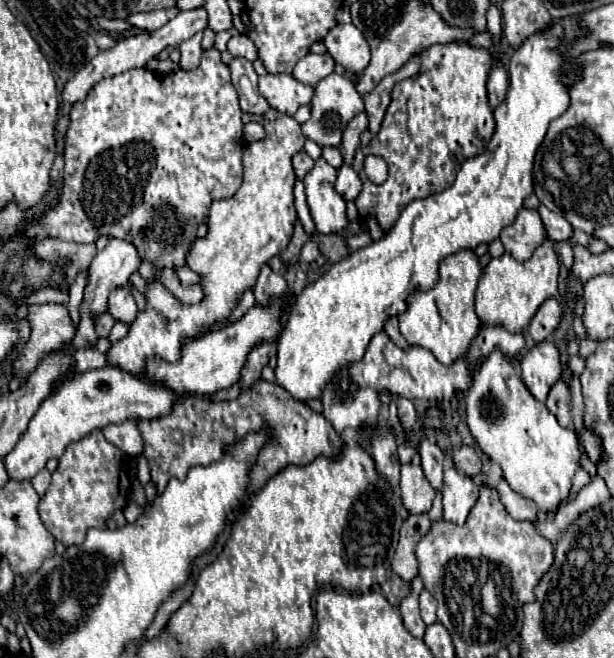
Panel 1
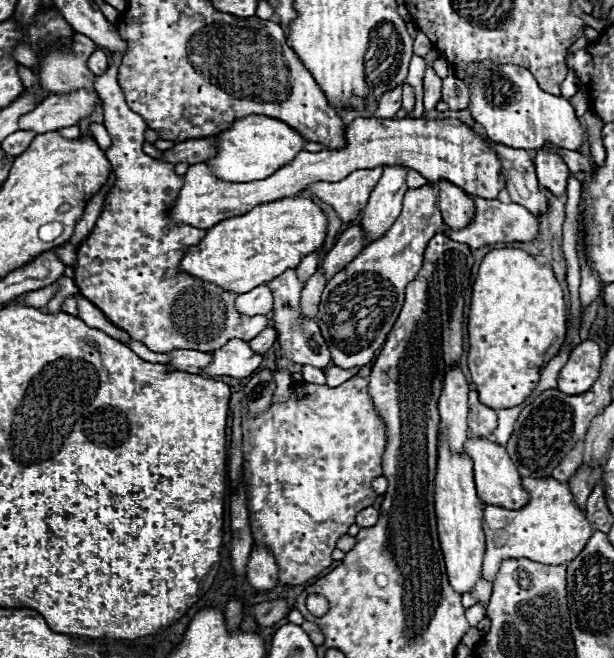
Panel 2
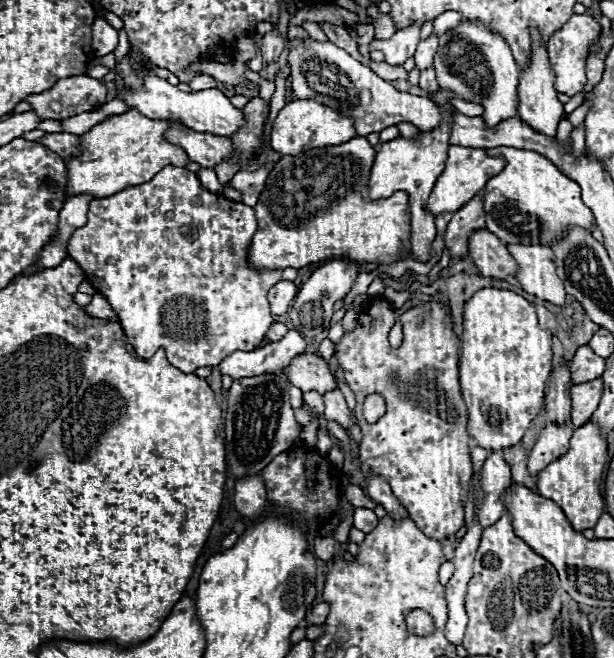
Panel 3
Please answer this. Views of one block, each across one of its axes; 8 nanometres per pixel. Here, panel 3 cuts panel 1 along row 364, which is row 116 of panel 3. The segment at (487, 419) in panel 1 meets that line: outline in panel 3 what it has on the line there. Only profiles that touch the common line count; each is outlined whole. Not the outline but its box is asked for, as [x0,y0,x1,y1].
[434,20,520,128]

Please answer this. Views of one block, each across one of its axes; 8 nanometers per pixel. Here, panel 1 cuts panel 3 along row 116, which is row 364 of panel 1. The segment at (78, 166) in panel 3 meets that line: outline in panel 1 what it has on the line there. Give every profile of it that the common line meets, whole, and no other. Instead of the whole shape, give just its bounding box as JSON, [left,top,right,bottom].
[106,108,304,378]

